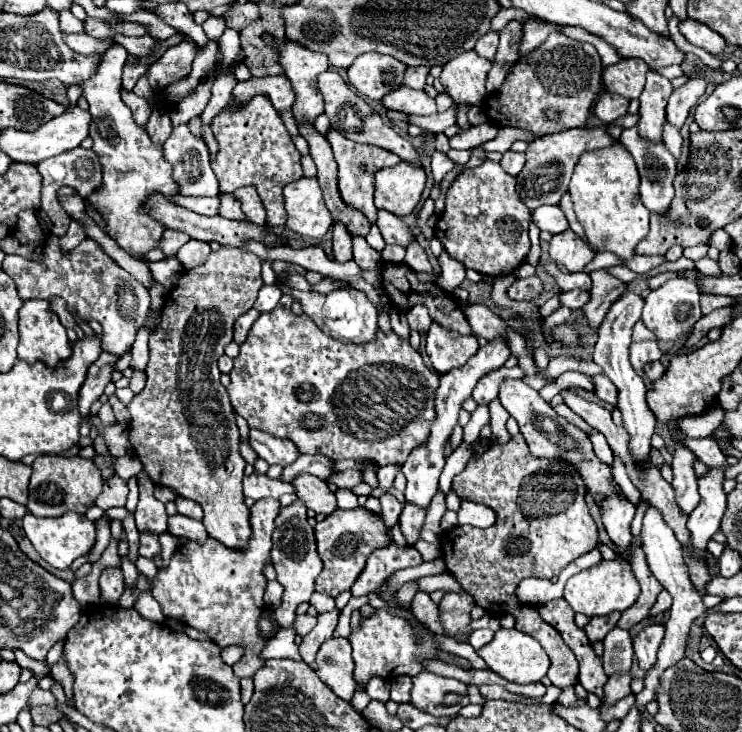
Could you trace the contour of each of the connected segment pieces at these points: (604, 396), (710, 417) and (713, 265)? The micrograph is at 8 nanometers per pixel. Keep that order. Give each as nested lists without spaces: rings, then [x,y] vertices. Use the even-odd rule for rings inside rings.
[[[594,375],[590,379],[592,379],[592,385],[594,385],[594,393],[602,401],[610,403],[612,407],[616,407],[616,387],[612,387],[612,381],[606,375]]]
[[[720,407],[704,411],[702,415],[686,415],[676,419],[676,431],[688,439],[704,439],[714,435],[714,429],[720,425],[720,419],[724,417],[724,411]]]
[[[710,257],[700,259],[700,261],[696,263],[696,269],[698,269],[700,273],[704,273],[704,275],[722,275],[722,271],[720,271],[718,263],[716,263],[716,261],[712,261]]]

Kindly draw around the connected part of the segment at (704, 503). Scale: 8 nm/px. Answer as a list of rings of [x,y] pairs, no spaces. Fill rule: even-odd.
[[[710,469],[706,477],[698,479],[700,487],[700,505],[690,513],[688,529],[692,533],[692,547],[694,553],[704,553],[708,539],[720,531],[720,521],[726,511],[726,493],[722,489],[724,471]]]

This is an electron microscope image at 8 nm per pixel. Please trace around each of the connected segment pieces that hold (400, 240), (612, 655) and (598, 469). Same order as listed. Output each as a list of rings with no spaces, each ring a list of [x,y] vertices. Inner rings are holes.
[[[380,209],[376,225],[378,225],[386,245],[408,247],[408,243],[410,243],[410,229],[408,229],[408,225],[398,215],[392,215],[392,213]]]
[[[614,627],[606,637],[604,637],[604,671],[608,676],[618,672],[630,671],[632,665],[632,639],[630,633],[624,629]]]
[[[506,379],[500,387],[500,395],[498,395],[500,403],[506,407],[506,411],[518,421],[520,425],[520,433],[524,435],[530,453],[534,457],[540,459],[562,459],[570,465],[574,465],[580,473],[580,477],[584,479],[586,485],[586,493],[596,501],[596,497],[600,495],[600,517],[602,523],[610,535],[610,539],[620,547],[620,551],[624,551],[630,543],[632,543],[632,535],[630,535],[630,523],[634,519],[636,507],[626,499],[626,495],[622,493],[620,485],[616,483],[616,479],[610,473],[610,467],[606,463],[602,463],[592,447],[590,437],[578,429],[576,425],[568,423],[564,417],[560,417],[540,395],[538,391],[530,389],[526,383],[522,383],[522,379]]]

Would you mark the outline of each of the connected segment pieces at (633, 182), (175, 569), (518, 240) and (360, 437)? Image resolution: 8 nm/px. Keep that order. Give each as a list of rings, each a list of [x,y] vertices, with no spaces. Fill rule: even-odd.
[[[620,141],[580,155],[568,191],[572,195],[576,217],[584,227],[588,245],[596,253],[610,251],[620,259],[632,259],[636,255],[634,249],[648,235],[650,227],[650,211],[640,203],[638,189],[638,167]]]
[[[258,499],[250,507],[250,527],[252,537],[244,549],[230,549],[214,537],[208,537],[202,545],[198,541],[190,541],[178,547],[166,567],[158,569],[154,579],[138,575],[134,587],[126,587],[120,597],[120,607],[132,607],[138,601],[138,595],[150,591],[152,597],[160,603],[162,613],[166,617],[178,619],[198,631],[204,631],[212,641],[220,647],[238,645],[244,649],[242,659],[232,667],[238,677],[254,677],[254,673],[264,667],[264,659],[260,657],[268,637],[264,637],[258,629],[258,619],[266,611],[264,591],[268,579],[262,569],[272,563],[272,531],[276,511],[280,509],[278,499]]]
[[[484,161],[474,169],[466,167],[450,183],[446,207],[434,227],[434,235],[452,259],[488,277],[510,275],[524,263],[530,251],[530,209],[520,203],[514,187],[516,179],[504,173],[500,163],[492,161]]]
[[[284,295],[272,311],[260,313],[248,339],[240,345],[240,355],[234,359],[230,379],[228,395],[232,407],[248,421],[250,429],[290,439],[300,447],[300,453],[322,453],[330,459],[368,457],[380,467],[390,463],[402,465],[410,451],[424,443],[436,415],[434,393],[438,375],[424,365],[420,353],[416,353],[408,341],[396,333],[384,335],[378,331],[376,341],[366,345],[340,343],[324,335],[308,315],[294,315],[288,295]]]

